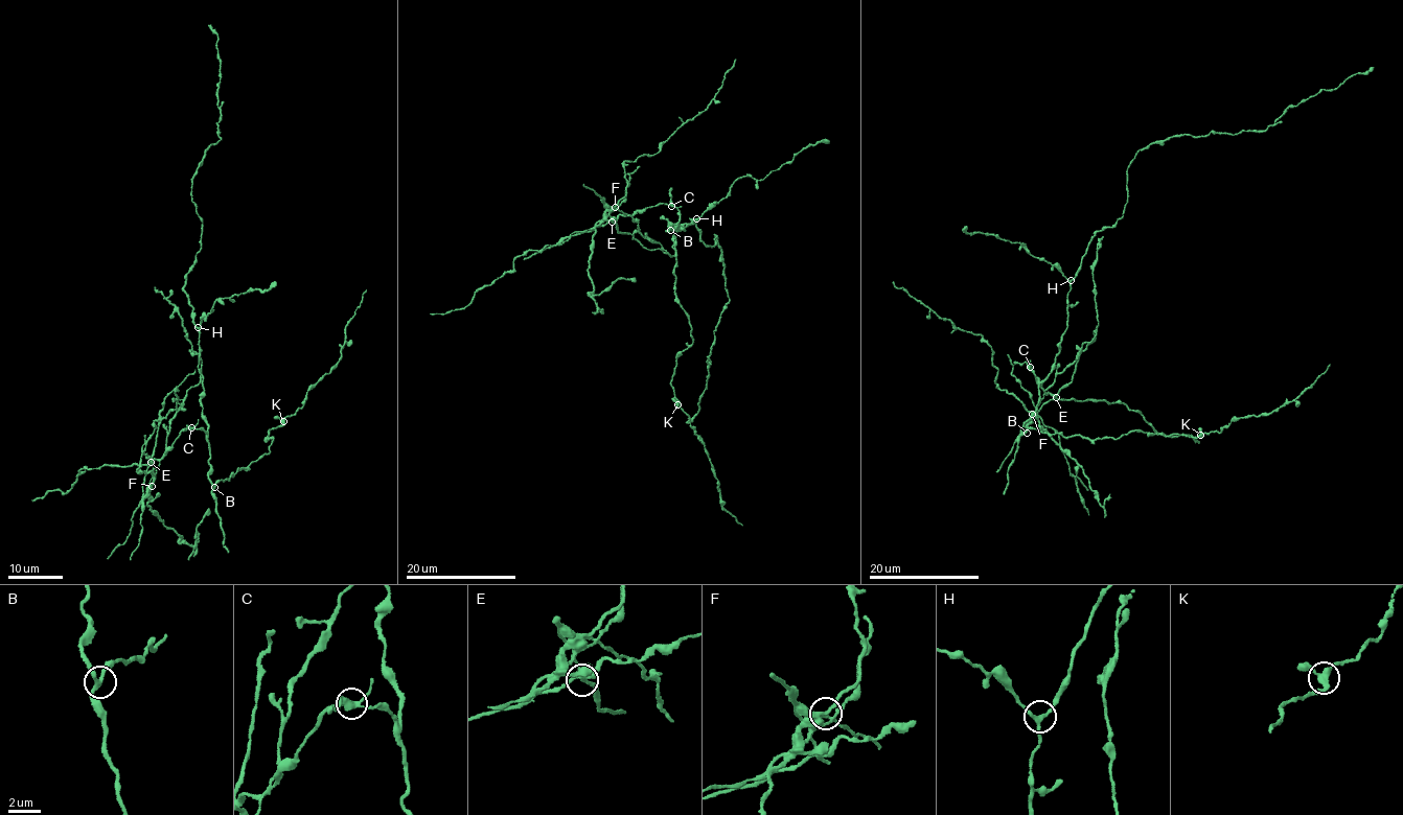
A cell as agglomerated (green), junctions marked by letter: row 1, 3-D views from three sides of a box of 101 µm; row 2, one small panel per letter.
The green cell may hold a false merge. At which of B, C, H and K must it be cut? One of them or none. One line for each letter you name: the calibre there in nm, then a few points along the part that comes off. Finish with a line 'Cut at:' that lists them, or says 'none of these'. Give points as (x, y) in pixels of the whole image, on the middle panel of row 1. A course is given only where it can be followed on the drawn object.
C: Thickness 280 nm. Course of the part to remove: (671, 206), (661, 204), (630, 216), (614, 208), (626, 192), (626, 161), (656, 154), (705, 110), (735, 60)
Cut at: C

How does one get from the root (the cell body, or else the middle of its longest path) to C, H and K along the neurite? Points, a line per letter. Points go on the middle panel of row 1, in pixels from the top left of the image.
C: (683, 230), (674, 232), (679, 229), (680, 214), (675, 207), (671, 206)
H: (683, 230), (696, 218)
K: (683, 230), (669, 226), (676, 242), (676, 301), (688, 317), (693, 343), (676, 358), (670, 382), (679, 404)

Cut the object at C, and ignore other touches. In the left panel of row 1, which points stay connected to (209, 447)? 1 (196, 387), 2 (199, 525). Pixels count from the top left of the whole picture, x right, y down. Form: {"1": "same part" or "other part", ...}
{"1": "other part", "2": "other part"}

